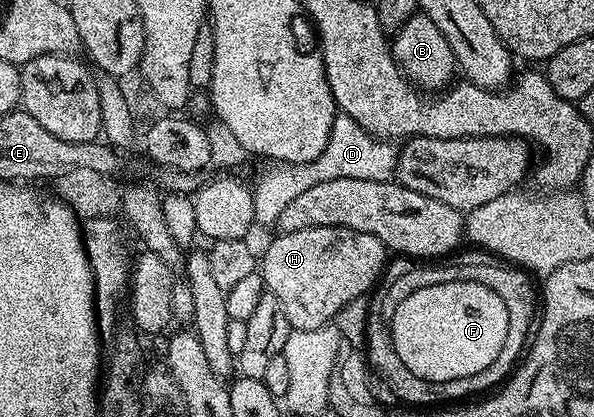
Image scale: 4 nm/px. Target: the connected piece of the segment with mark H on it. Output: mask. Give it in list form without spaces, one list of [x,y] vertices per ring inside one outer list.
[[[312,227],[304,231],[291,233],[279,232],[278,238],[260,257],[260,272],[267,290],[284,303],[284,315],[288,315],[291,329],[315,329],[321,325],[329,325],[334,316],[352,299],[367,296],[370,288],[383,276],[388,250],[372,235],[364,235],[360,231],[341,229],[340,227]]]

